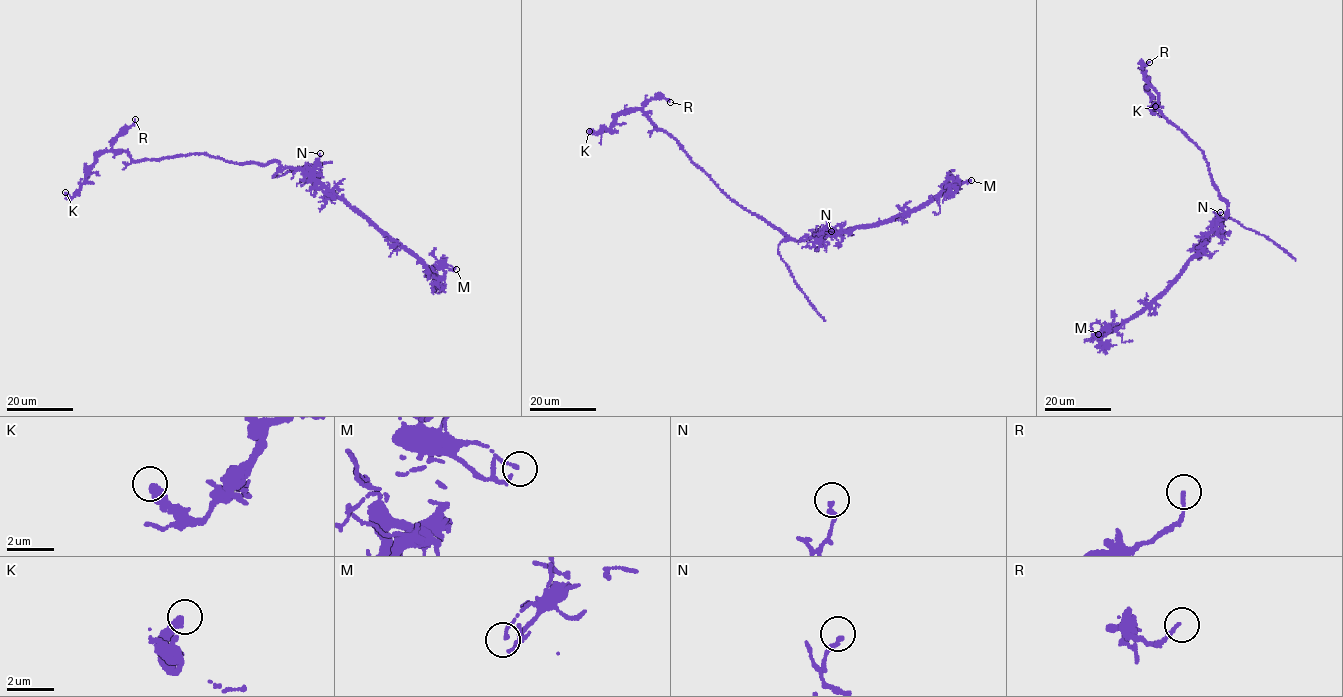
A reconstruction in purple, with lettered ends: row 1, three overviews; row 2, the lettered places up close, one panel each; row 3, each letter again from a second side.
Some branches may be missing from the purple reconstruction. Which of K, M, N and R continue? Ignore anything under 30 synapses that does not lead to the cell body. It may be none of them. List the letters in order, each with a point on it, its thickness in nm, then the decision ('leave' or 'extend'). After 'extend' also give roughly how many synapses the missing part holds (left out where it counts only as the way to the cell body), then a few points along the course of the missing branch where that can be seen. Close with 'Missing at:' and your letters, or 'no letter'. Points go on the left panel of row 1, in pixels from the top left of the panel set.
K: place (65, 192); calibre 320 nm; leave
M: place (456, 269); calibre 90 nm; leave
N: place (320, 153); calibre 190 nm; leave
R: place (135, 119); calibre 130 nm; leave
Missing at: no letter

